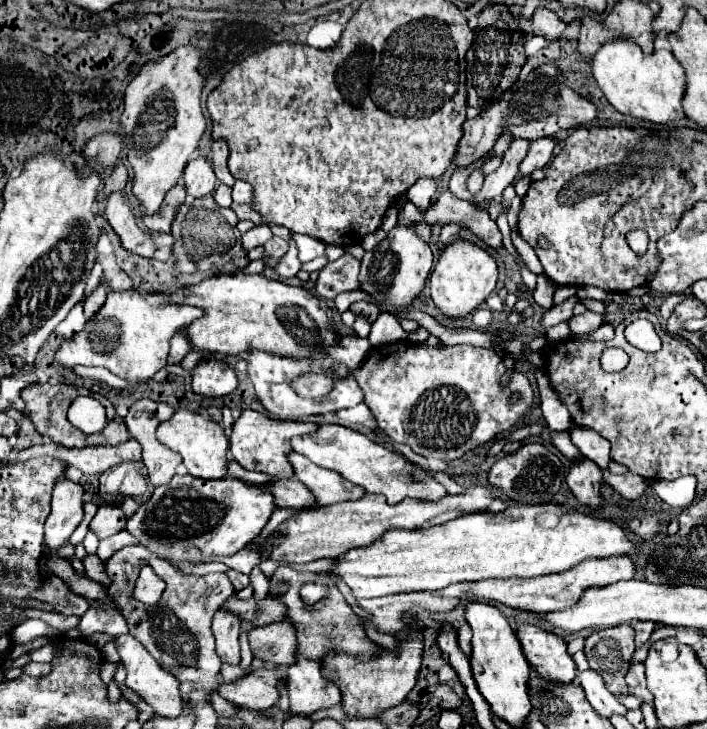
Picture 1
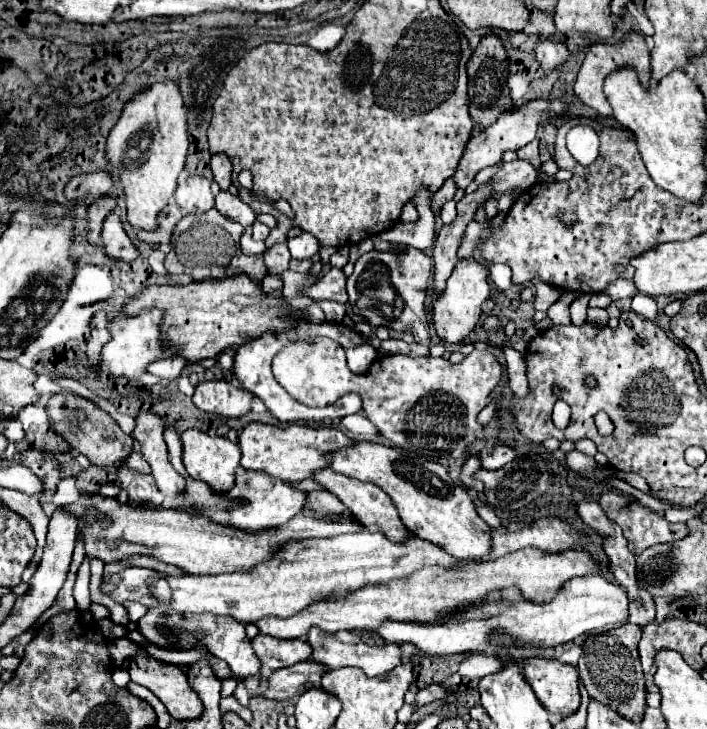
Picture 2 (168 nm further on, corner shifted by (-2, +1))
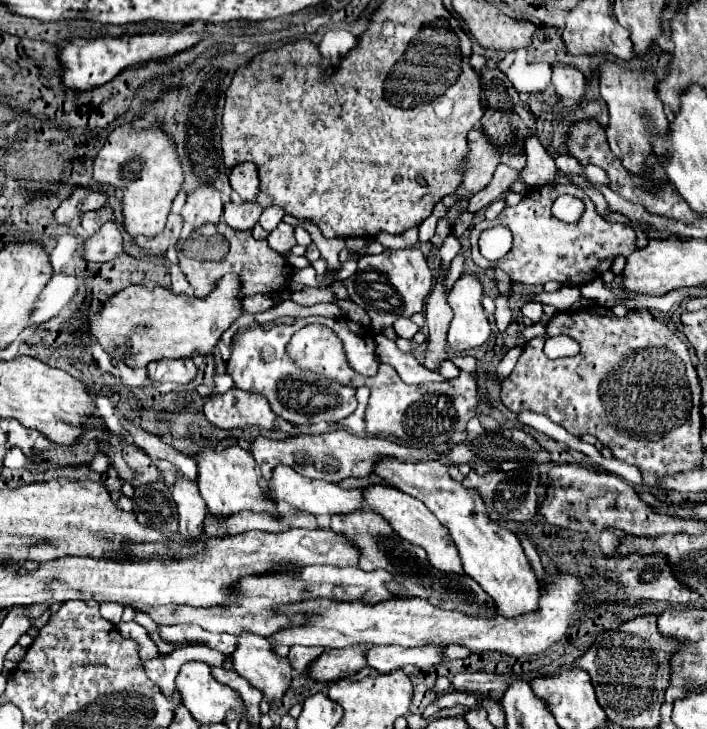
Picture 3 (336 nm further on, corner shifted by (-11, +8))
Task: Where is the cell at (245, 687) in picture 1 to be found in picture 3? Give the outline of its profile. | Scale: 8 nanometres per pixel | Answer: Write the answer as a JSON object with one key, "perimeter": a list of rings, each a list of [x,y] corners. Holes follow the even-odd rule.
{"perimeter":[[[348,647],[348,649],[334,649],[324,651],[314,663],[306,669],[308,677],[320,683],[330,683],[342,677],[350,677],[364,667],[364,649],[362,647]]]}

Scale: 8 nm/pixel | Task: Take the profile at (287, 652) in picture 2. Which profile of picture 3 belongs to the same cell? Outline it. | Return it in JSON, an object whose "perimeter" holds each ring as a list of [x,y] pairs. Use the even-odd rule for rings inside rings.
{"perimeter":[[[292,645],[292,647],[290,647],[290,653],[288,653],[288,659],[290,659],[292,669],[296,669],[298,673],[306,671],[308,663],[312,663],[322,651],[324,651],[324,647],[302,647],[302,645]]]}

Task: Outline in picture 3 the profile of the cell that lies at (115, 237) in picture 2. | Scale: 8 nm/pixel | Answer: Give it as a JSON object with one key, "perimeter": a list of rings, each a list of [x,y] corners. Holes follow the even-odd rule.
{"perimeter":[[[108,221],[102,225],[100,231],[96,231],[90,239],[86,239],[84,243],[84,257],[86,261],[110,261],[114,257],[118,257],[124,249],[124,243],[122,243],[122,233],[116,225],[116,221]]]}

